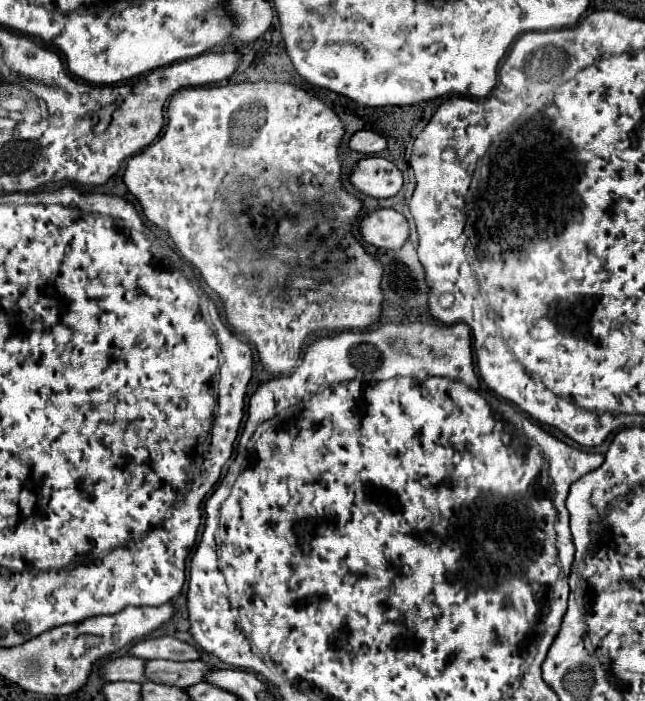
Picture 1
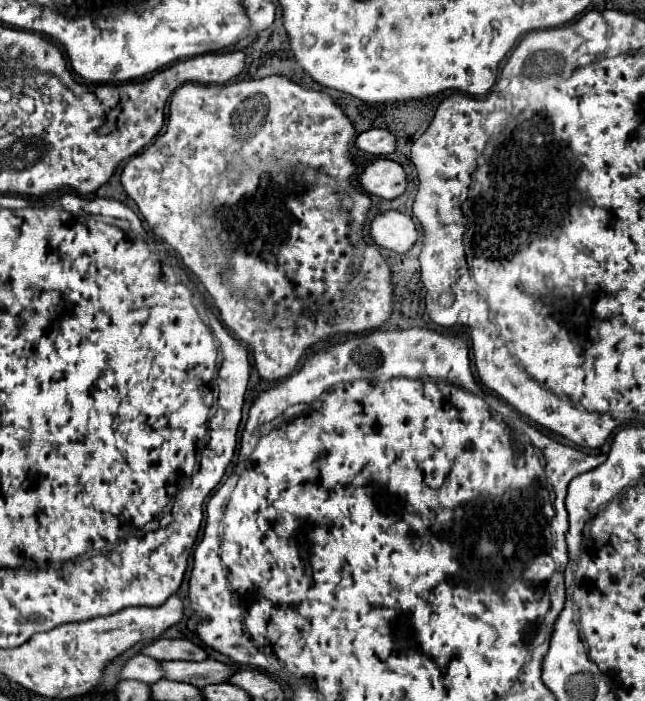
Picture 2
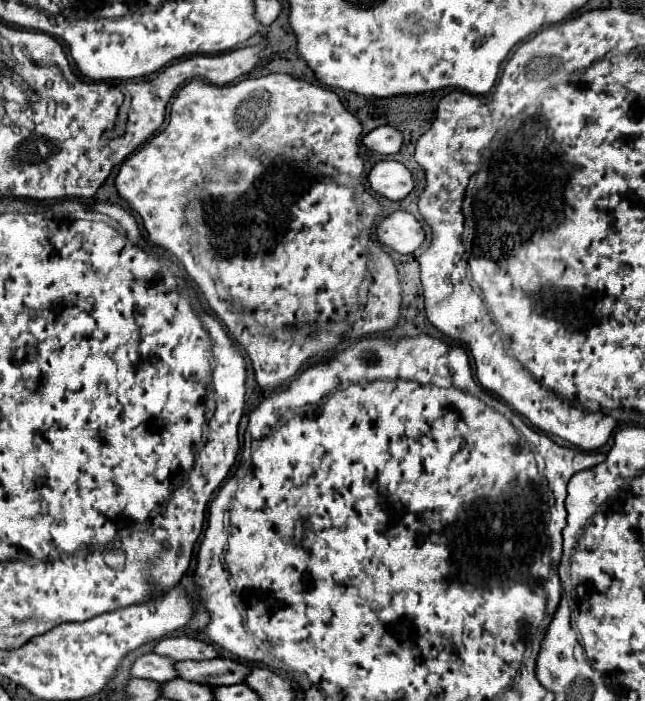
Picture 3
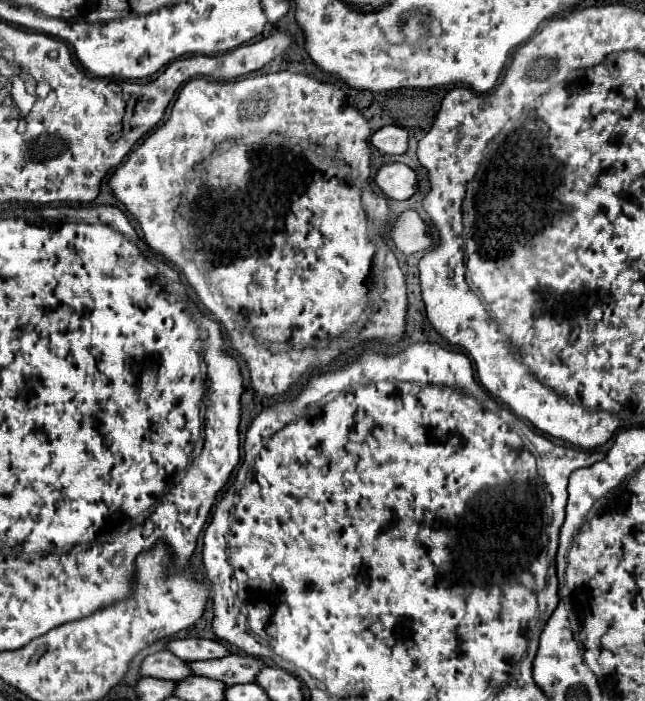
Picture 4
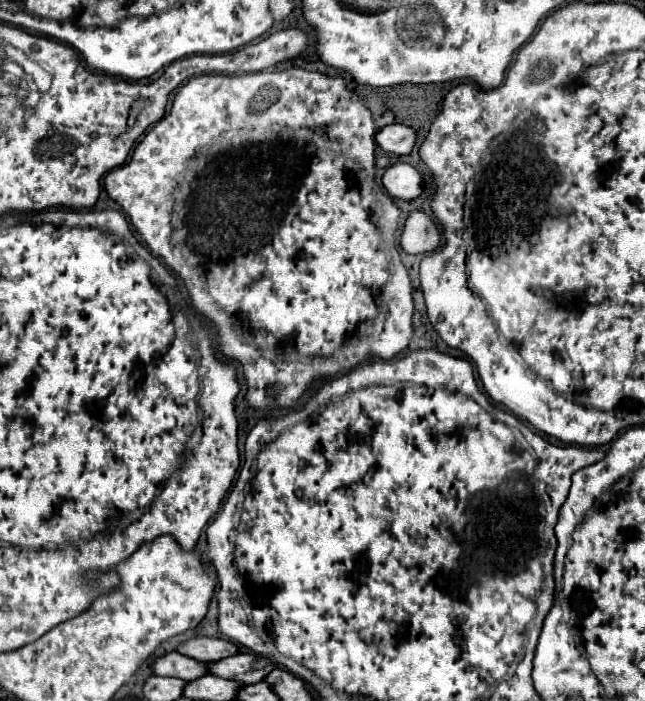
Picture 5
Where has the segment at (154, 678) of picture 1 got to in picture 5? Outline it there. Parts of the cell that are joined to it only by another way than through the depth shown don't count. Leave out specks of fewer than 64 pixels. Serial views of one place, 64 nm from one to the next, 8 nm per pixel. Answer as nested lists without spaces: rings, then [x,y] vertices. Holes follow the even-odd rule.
[[[242,652],[230,658],[222,658],[218,662],[206,664],[208,674],[234,680],[234,682],[242,682],[242,684],[260,682],[272,668],[274,664],[268,658],[256,656],[256,654],[242,654]]]

